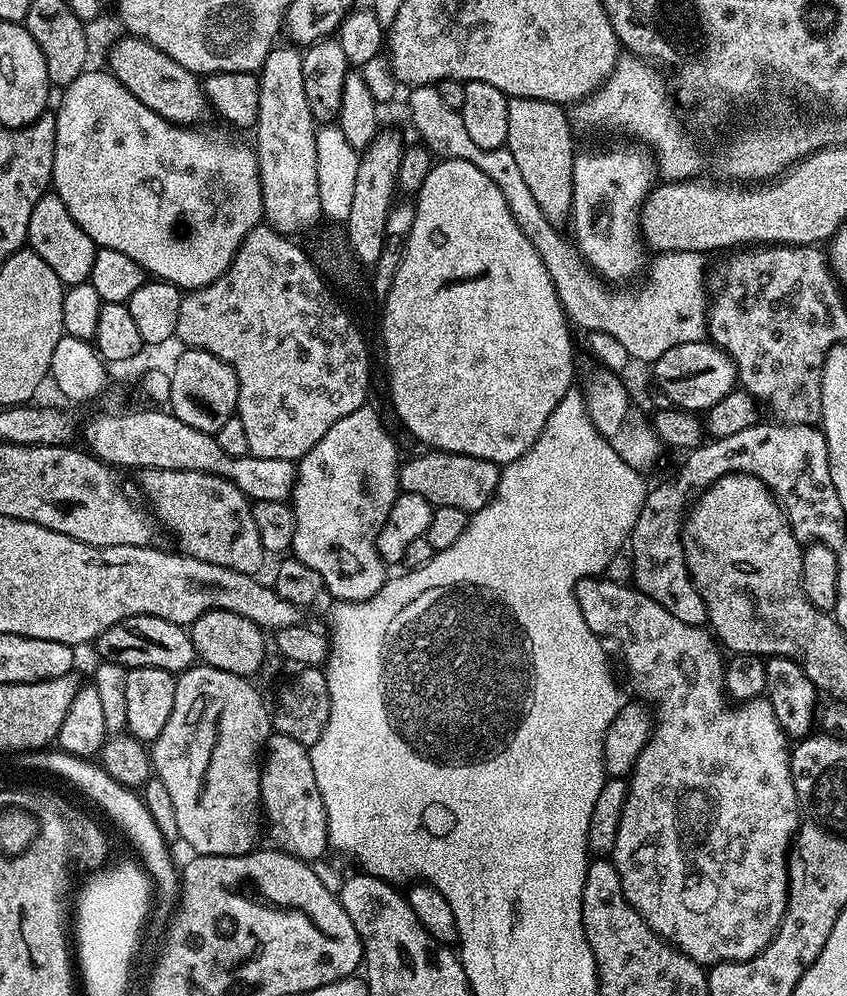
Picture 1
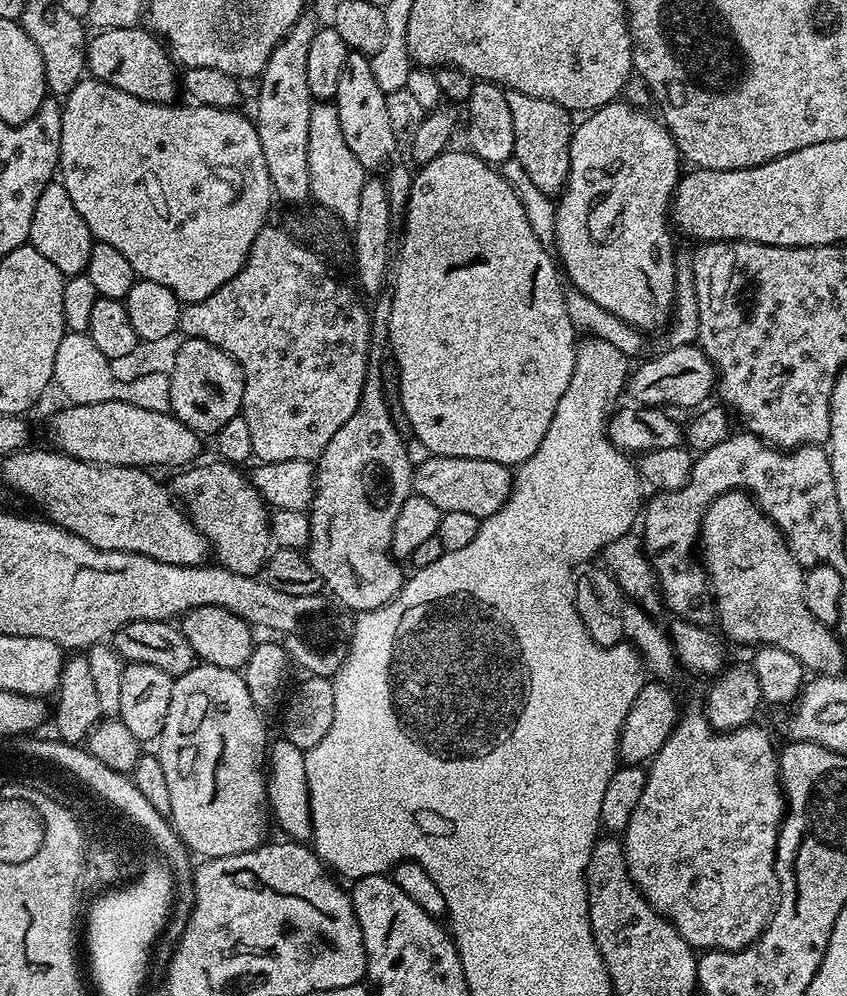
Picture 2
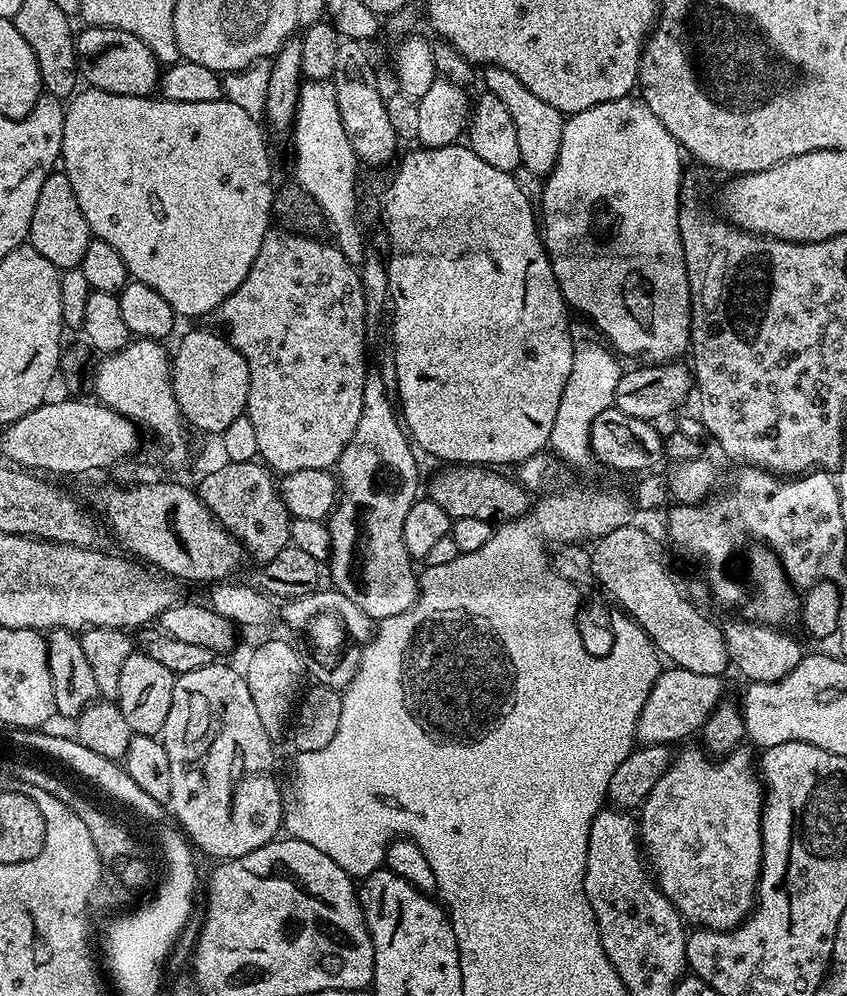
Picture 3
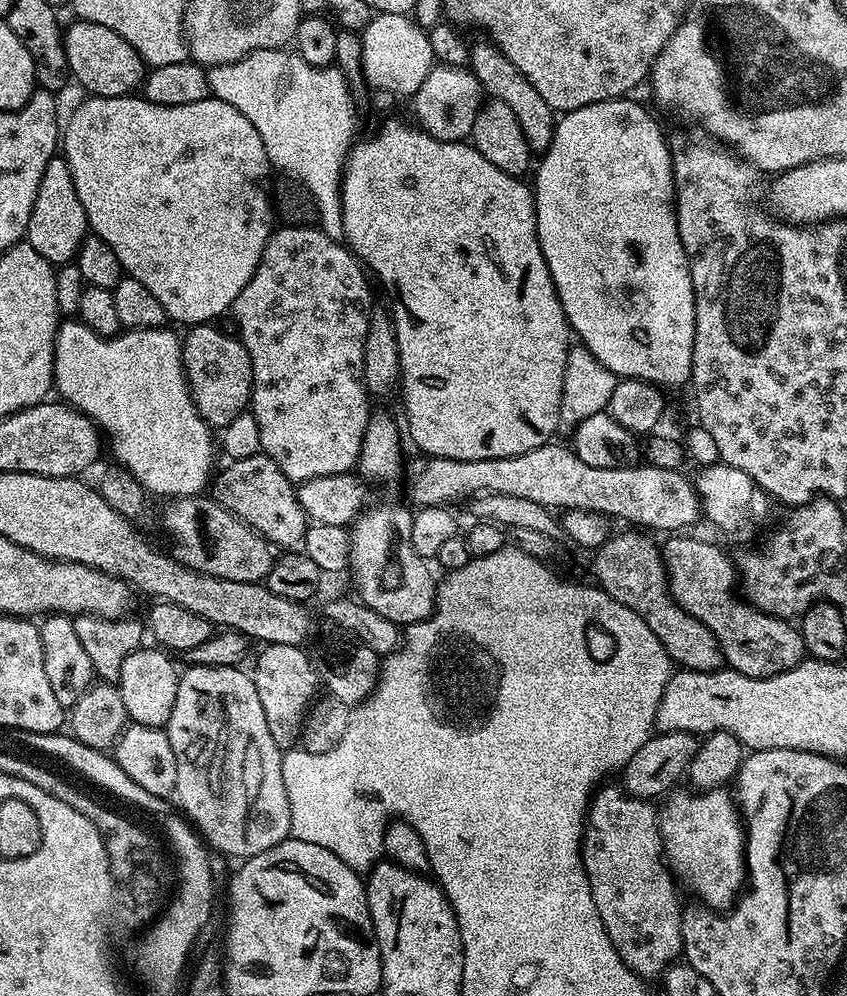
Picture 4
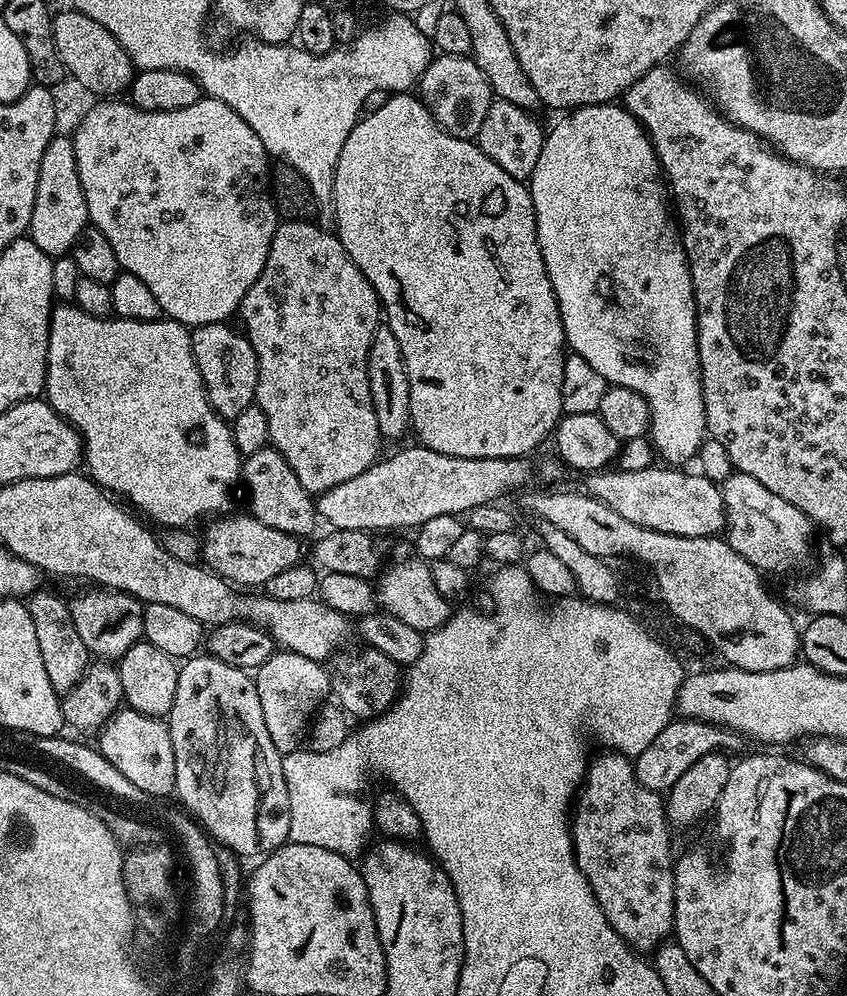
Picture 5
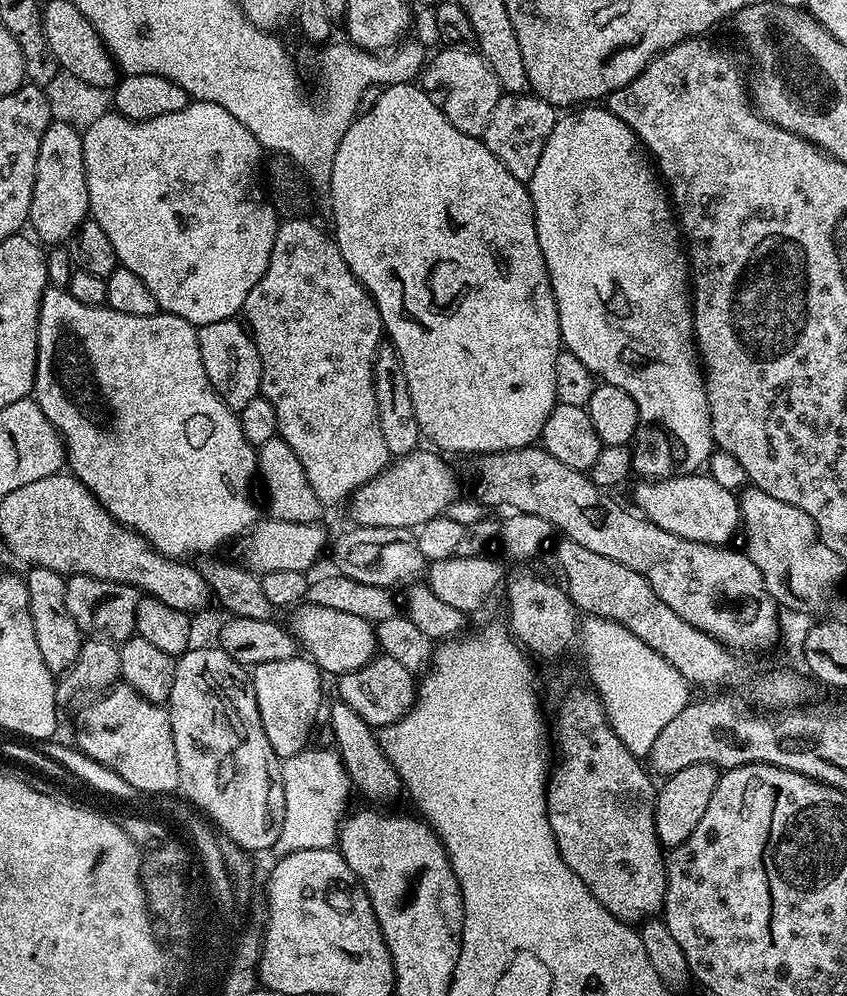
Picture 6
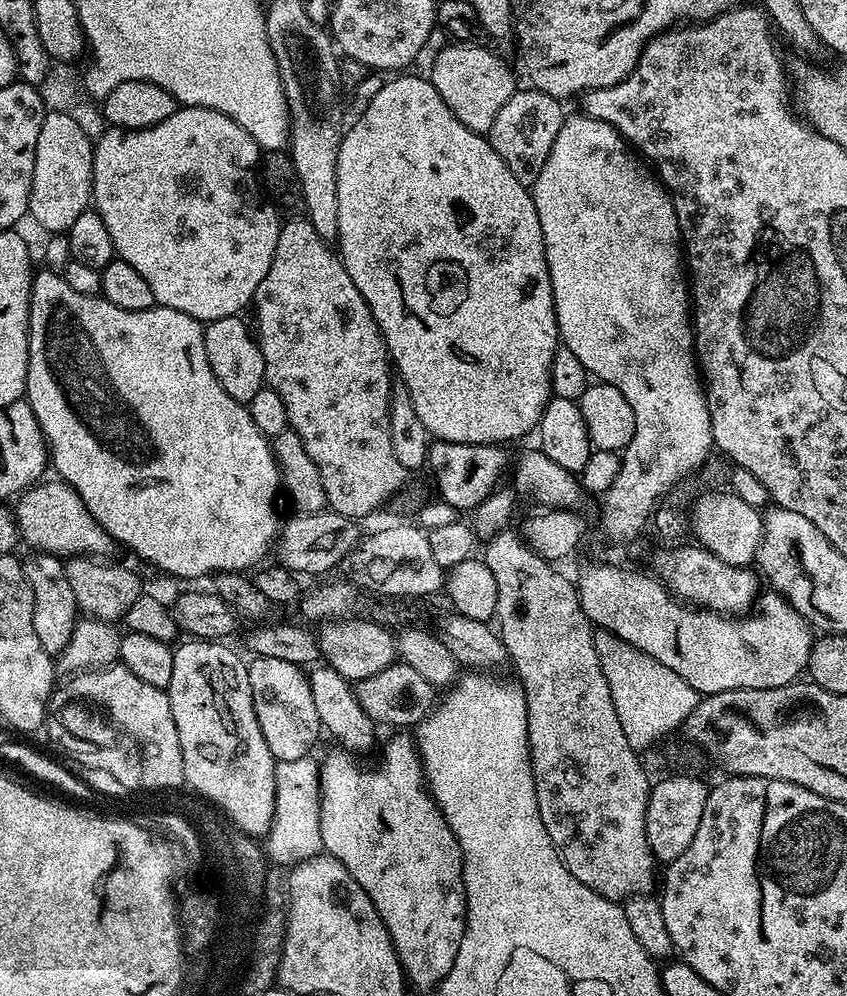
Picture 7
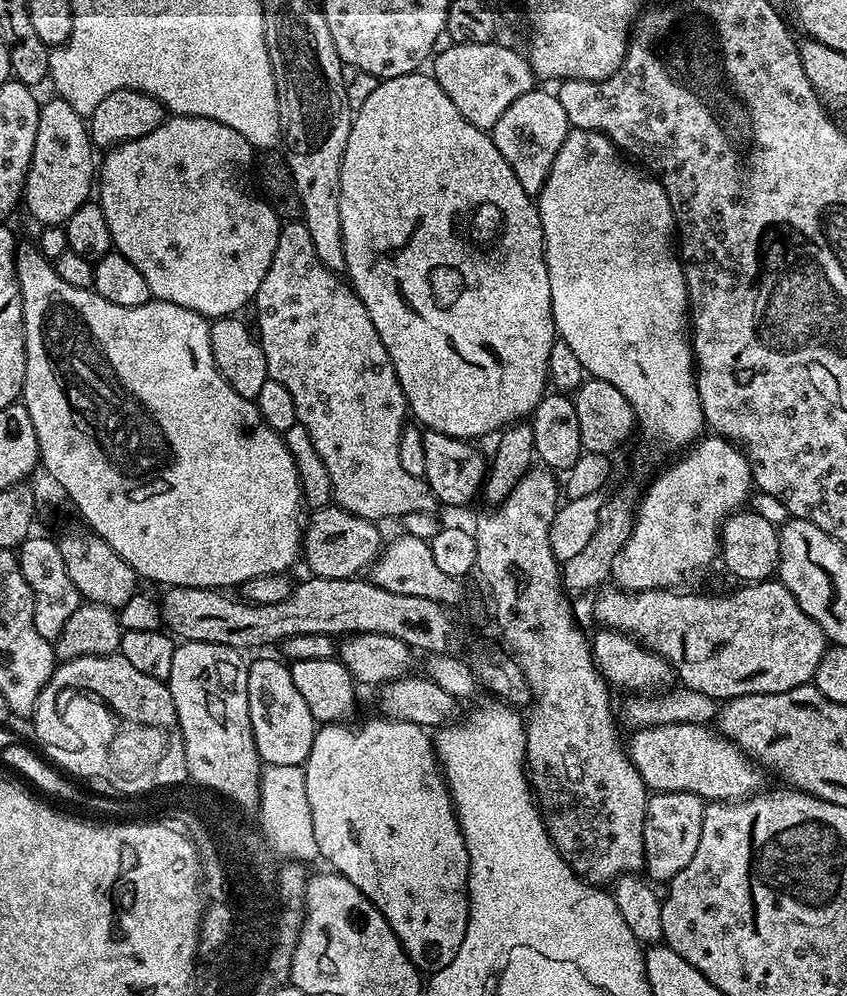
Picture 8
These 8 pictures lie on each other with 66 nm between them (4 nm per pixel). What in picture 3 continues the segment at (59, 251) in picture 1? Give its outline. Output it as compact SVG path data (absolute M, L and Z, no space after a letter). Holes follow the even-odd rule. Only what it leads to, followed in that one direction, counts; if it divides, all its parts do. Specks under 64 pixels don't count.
M54 170L46 178L46 182L42 182L27 243L38 250L38 254L42 254L46 262L63 270L80 266L82 254L86 254L86 246L91 239L92 231L88 229L86 218L82 218L82 206L78 206L78 198L74 198L74 186L70 186L70 178L63 170Z

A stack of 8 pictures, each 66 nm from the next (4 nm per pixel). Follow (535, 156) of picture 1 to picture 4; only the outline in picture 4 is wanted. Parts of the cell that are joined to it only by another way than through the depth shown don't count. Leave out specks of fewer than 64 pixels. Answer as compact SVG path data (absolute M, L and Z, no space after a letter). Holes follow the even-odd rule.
M491 42L483 43L473 43L470 48L470 67L478 78L480 87L491 99L506 102L506 106L510 106L510 110L514 110L514 118L518 118L518 126L522 126L522 134L526 134L528 145L531 146L533 153L543 154L547 152L556 129L557 117L554 115L553 108L548 105L546 98L542 98L542 94L538 94L538 90L534 90L534 86L530 86L530 82L526 82L526 74L522 74L518 70L518 66L514 66L514 62L510 62L510 58L506 58L502 54L502 50L498 50L496 45Z

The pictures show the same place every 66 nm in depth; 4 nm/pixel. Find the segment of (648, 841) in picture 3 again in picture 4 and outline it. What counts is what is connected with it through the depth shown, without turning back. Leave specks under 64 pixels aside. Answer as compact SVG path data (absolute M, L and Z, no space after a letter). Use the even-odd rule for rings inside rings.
M723 787L680 791L673 791L658 812L666 863L675 879L683 887L685 884L705 908L731 909L746 884L746 825L742 813L733 793Z

